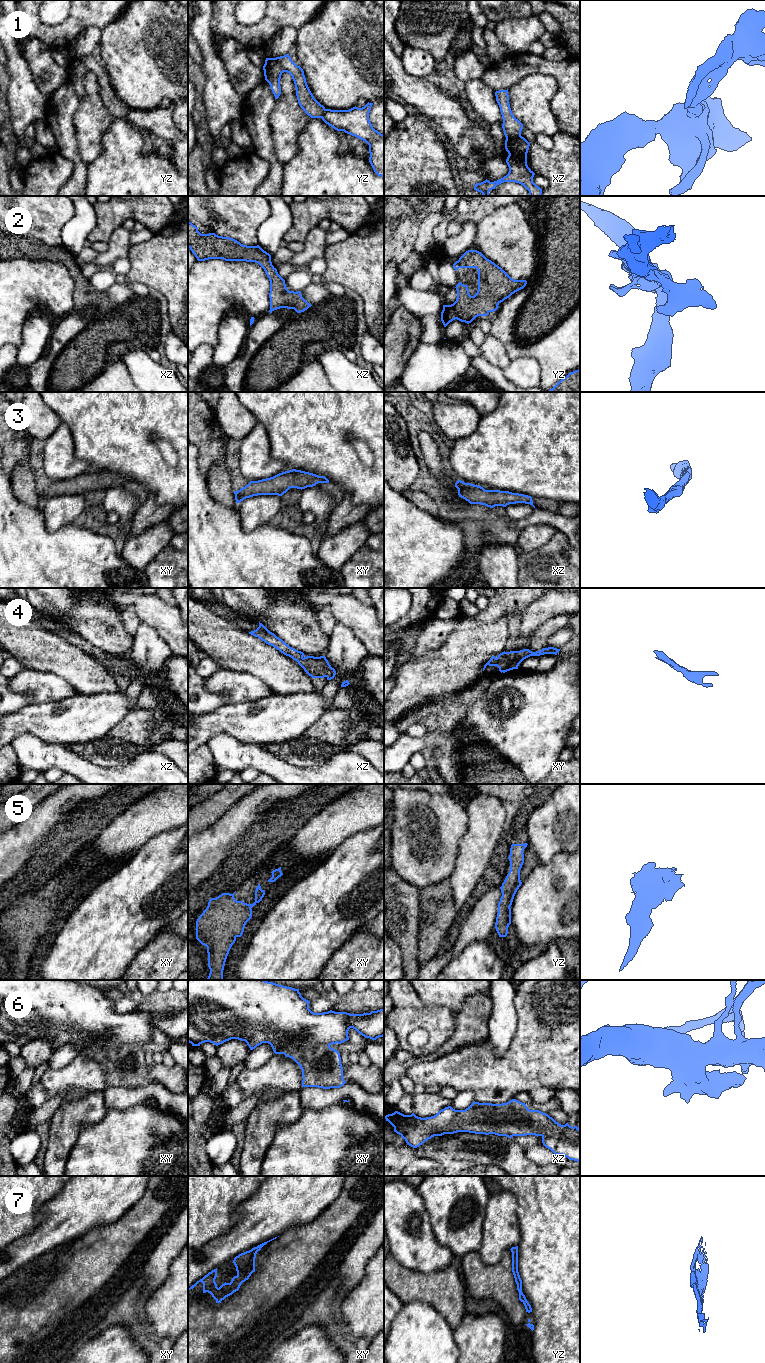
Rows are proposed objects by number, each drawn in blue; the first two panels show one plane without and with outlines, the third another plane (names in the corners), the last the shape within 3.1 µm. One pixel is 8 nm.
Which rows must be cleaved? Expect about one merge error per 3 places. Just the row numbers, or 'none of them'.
1, 6

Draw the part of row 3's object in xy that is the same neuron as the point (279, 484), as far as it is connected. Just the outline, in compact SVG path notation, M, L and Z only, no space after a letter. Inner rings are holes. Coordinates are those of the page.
M292 469L279 473L273 477L250 481L248 485L238 491L234 491L236 503L246 498L258 495L282 496L290 488L305 489L313 487L318 483L329 483L325 476L318 476L313 473Z

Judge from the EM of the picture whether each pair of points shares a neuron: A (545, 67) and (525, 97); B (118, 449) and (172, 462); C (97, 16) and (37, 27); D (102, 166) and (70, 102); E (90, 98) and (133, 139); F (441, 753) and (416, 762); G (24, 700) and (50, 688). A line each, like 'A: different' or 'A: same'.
A: different
B: same
C: same
D: different
E: different
F: different
G: different

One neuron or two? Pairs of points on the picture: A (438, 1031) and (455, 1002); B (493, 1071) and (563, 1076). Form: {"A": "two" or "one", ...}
{"A": "two", "B": "one"}

